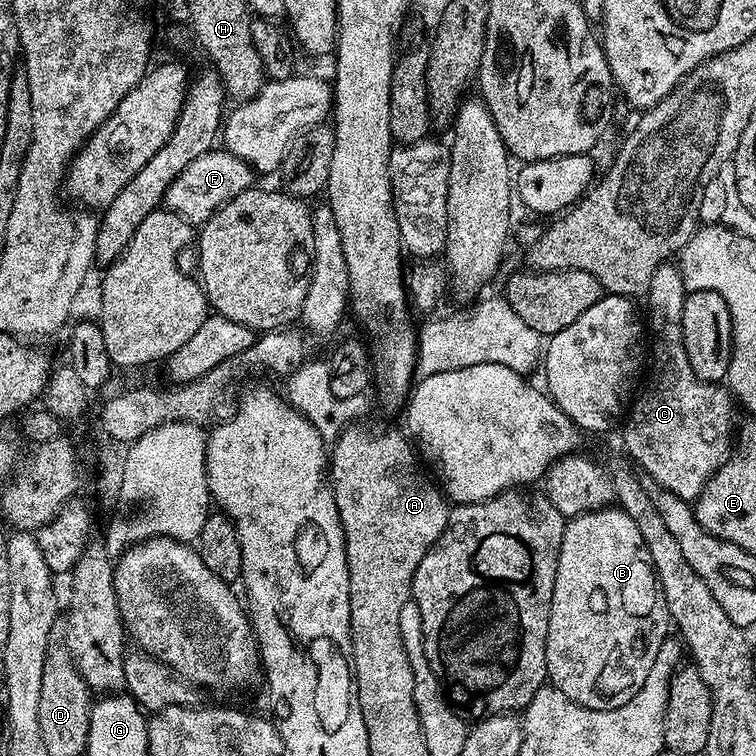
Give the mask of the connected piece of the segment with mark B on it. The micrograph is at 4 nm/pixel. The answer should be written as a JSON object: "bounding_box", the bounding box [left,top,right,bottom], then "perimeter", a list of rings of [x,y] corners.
{"bounding_box":[546,506,670,710],"perimeter":[[[619,506],[600,508],[596,512],[587,512],[581,516],[573,516],[565,523],[562,546],[558,554],[558,570],[554,582],[554,594],[550,606],[550,622],[546,634],[546,670],[551,687],[566,694],[568,700],[574,701],[583,708],[594,710],[610,710],[618,706],[626,706],[638,690],[642,690],[642,682],[646,682],[646,674],[650,674],[650,666],[654,666],[654,658],[658,658],[658,650],[664,640],[670,636],[670,617],[664,601],[664,592],[660,589],[660,579],[650,562],[650,554],[646,550],[646,542],[642,542],[642,534],[638,534],[638,526],[634,526],[630,514],[626,514]]]}

